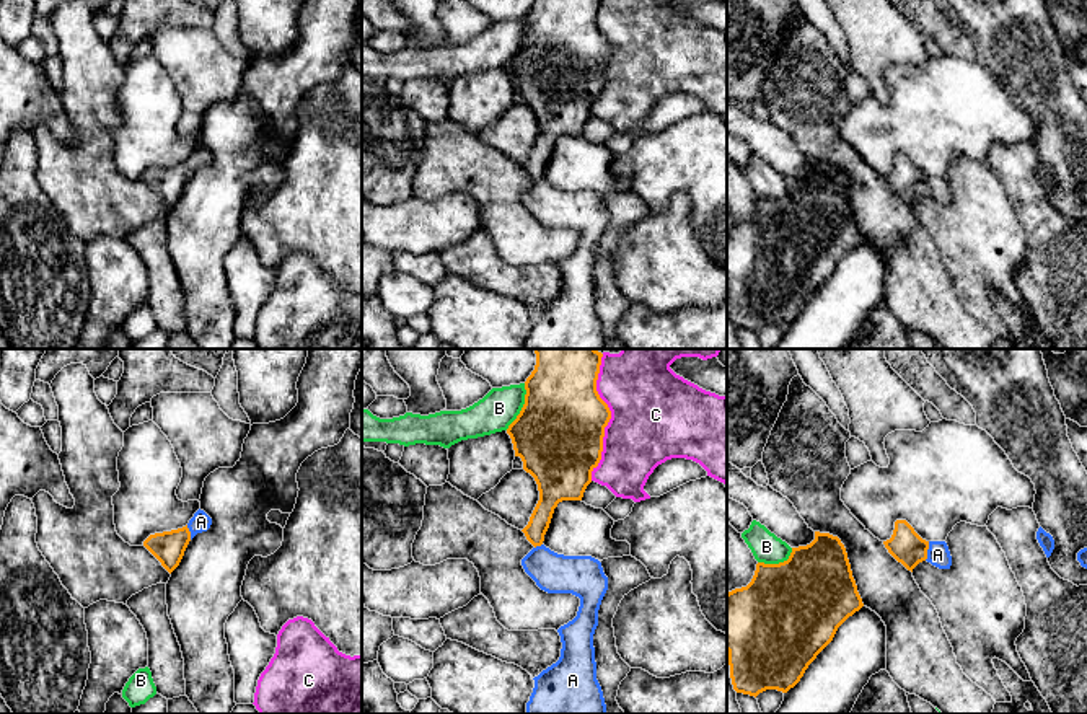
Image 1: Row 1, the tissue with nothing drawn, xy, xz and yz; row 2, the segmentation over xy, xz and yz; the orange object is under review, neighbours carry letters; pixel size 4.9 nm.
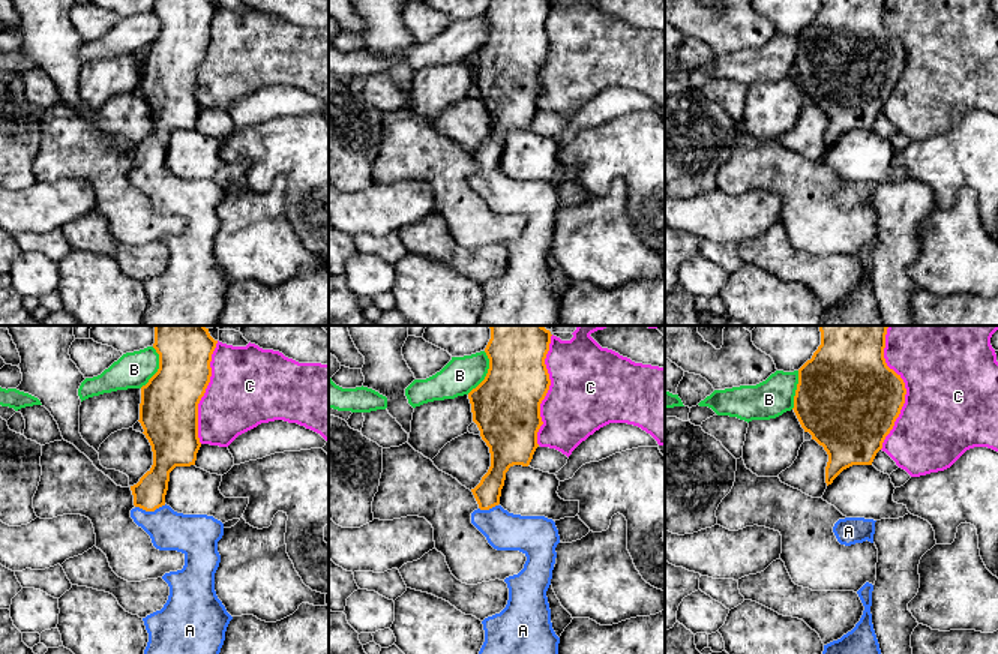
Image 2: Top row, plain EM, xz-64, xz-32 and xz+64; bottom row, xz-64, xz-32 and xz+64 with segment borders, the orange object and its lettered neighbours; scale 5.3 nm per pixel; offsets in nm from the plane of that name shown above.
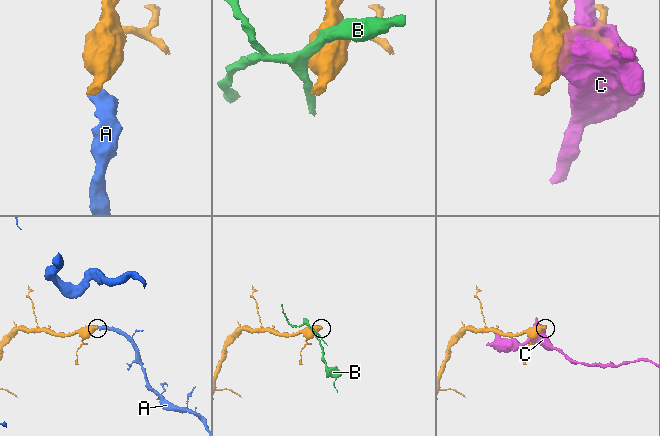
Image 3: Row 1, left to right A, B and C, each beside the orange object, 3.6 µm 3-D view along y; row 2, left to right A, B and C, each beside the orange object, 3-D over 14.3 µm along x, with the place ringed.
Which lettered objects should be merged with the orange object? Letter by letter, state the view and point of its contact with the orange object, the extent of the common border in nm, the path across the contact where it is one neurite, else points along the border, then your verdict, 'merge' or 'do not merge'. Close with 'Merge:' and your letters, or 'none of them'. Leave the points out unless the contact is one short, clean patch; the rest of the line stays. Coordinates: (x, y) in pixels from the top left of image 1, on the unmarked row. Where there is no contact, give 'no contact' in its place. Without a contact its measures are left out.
A: meets orange in yz at (926, 186); contact 100 nm long; runs through yz (906, 181), (926, 186), (937, 189); merge
B: meets orange in xz at (523, 41); contact 260 nm long; do not merge
C: meets orange in xz at (608, 56); contact 550 nm long; do not merge
Merge: A

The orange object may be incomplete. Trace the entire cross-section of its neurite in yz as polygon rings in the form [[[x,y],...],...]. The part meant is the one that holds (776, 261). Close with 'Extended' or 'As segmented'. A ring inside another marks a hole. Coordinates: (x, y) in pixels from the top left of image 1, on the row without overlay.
[[[815,166],[815,174],[792,183],[787,196],[758,197],[751,217],[727,228],[727,287],[733,324],[755,333],[766,324],[787,328],[833,275],[838,262],[862,241],[838,171]]]. As segmented

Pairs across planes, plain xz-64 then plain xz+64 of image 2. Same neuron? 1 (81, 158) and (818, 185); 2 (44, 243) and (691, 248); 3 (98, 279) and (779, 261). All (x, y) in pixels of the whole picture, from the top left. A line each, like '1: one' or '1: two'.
1: one
2: two
3: two

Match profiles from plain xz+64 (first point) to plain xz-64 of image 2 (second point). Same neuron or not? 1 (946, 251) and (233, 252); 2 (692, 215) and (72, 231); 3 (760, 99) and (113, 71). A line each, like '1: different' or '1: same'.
1: same
2: different
3: same

